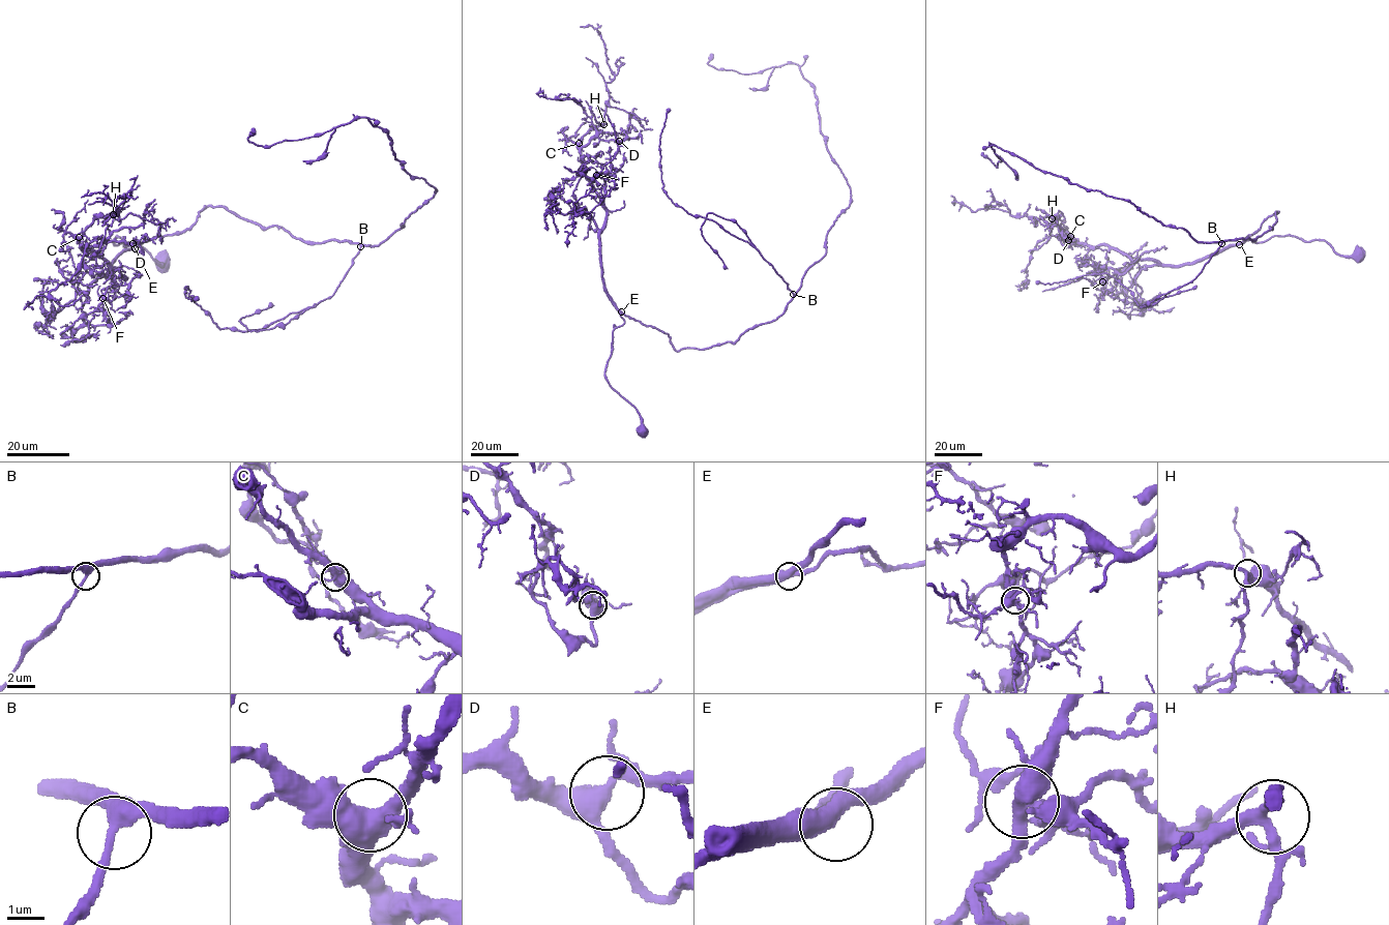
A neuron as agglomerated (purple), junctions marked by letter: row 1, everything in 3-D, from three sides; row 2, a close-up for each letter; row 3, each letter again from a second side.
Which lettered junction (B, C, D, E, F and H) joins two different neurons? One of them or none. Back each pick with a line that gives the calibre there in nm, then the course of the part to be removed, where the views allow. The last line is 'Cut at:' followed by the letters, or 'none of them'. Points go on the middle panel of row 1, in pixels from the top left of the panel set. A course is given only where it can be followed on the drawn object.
Cut at: none of them

